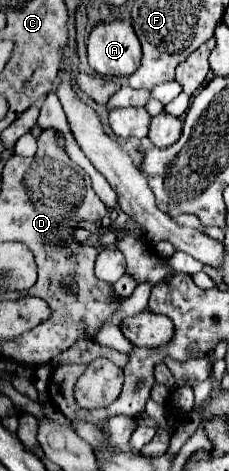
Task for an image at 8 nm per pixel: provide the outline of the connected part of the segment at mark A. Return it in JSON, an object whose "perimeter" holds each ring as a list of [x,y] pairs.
{"perimeter":[[[124,21],[96,23],[88,37],[88,63],[106,77],[128,77],[140,65],[140,41]]]}

